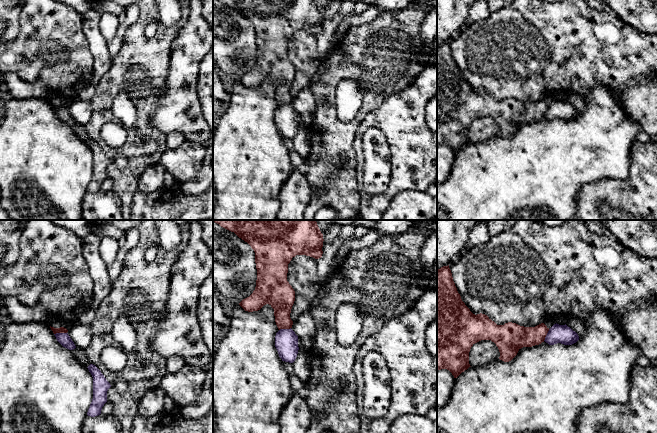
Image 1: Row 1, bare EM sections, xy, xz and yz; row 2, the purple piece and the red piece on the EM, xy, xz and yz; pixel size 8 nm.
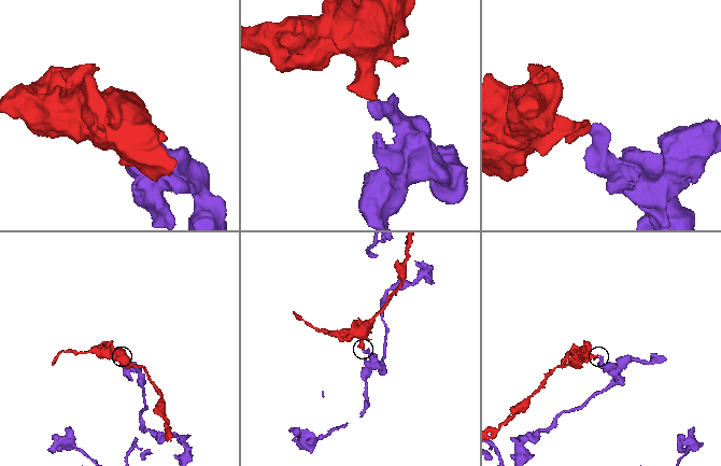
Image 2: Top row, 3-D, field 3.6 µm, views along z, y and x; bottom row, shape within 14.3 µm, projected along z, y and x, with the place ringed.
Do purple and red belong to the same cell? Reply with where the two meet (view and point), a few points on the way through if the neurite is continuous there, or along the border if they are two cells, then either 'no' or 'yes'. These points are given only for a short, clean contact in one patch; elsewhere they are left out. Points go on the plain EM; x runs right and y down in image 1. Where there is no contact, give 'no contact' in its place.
meets purple in xy at (60, 109); border along xy (66, 108), (56, 108), (54, 110); no

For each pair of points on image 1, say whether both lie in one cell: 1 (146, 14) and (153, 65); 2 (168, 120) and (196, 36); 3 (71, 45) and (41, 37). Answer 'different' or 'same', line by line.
1: same
2: same
3: same

